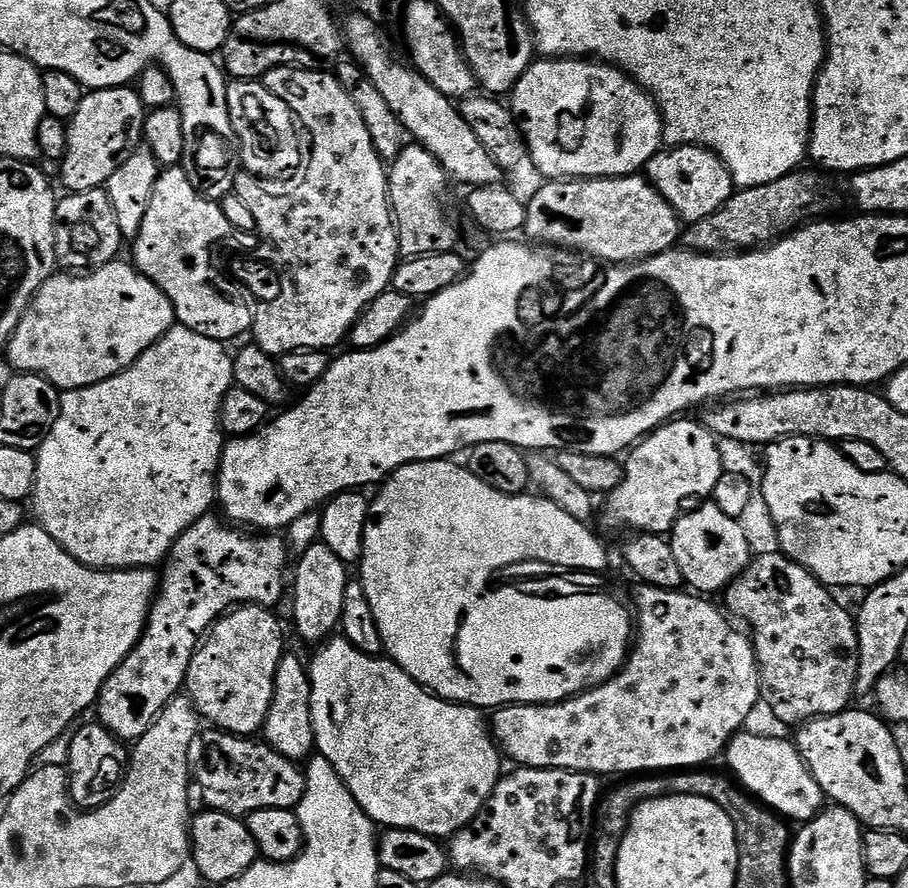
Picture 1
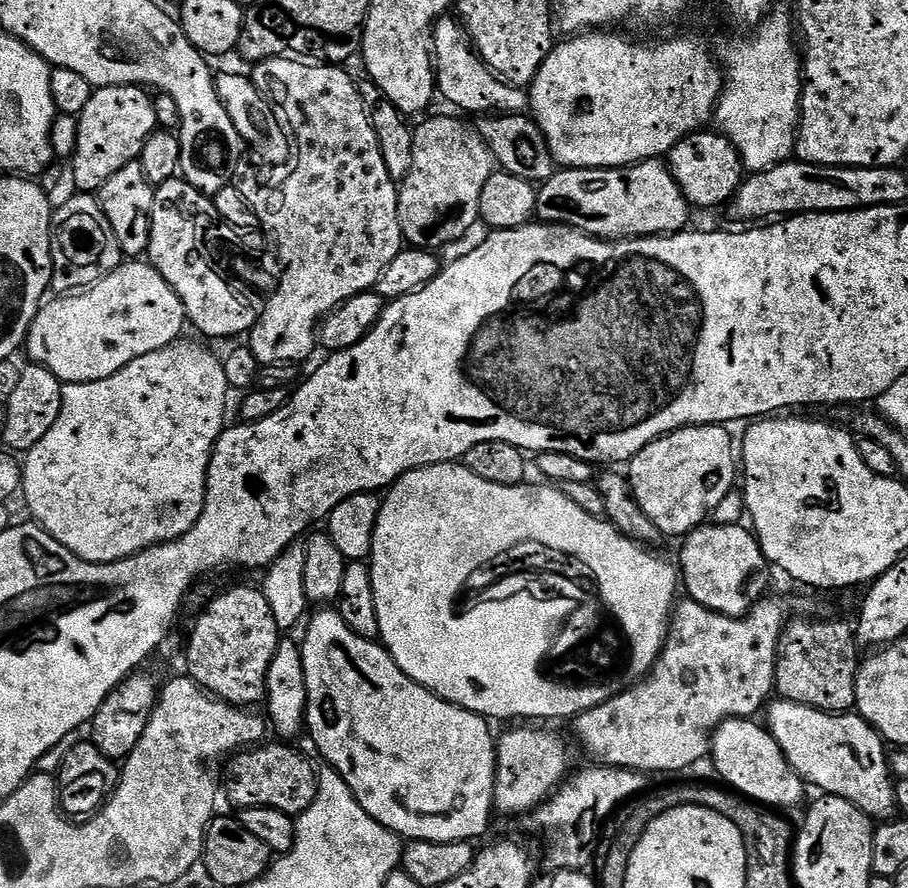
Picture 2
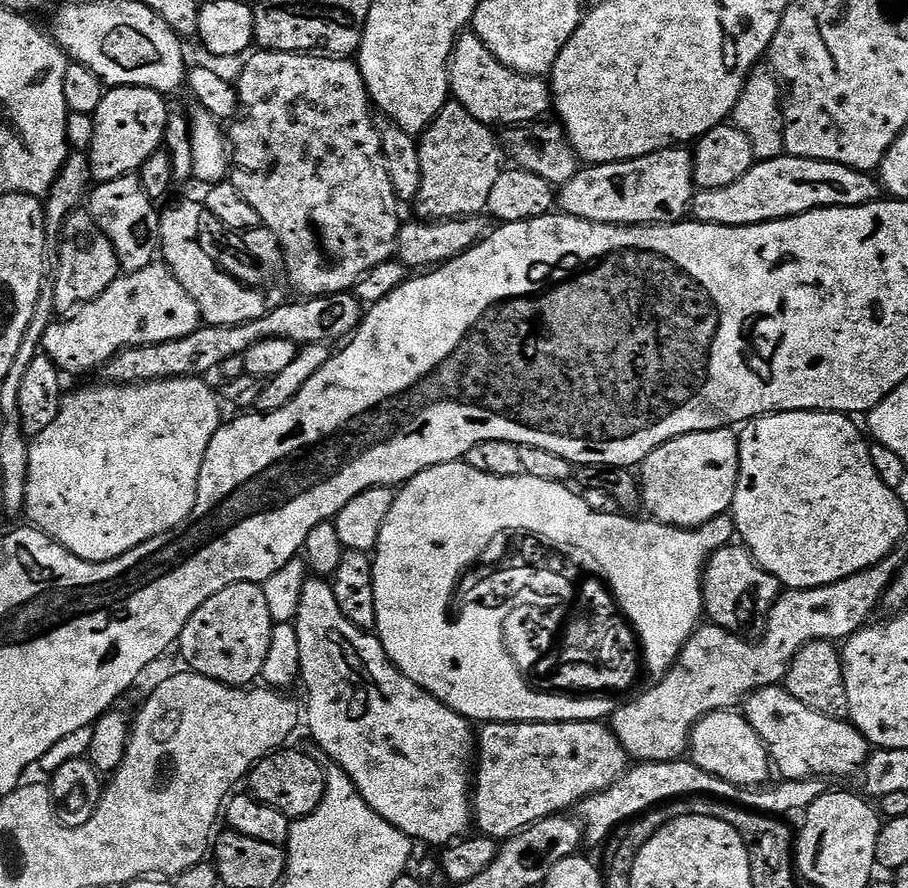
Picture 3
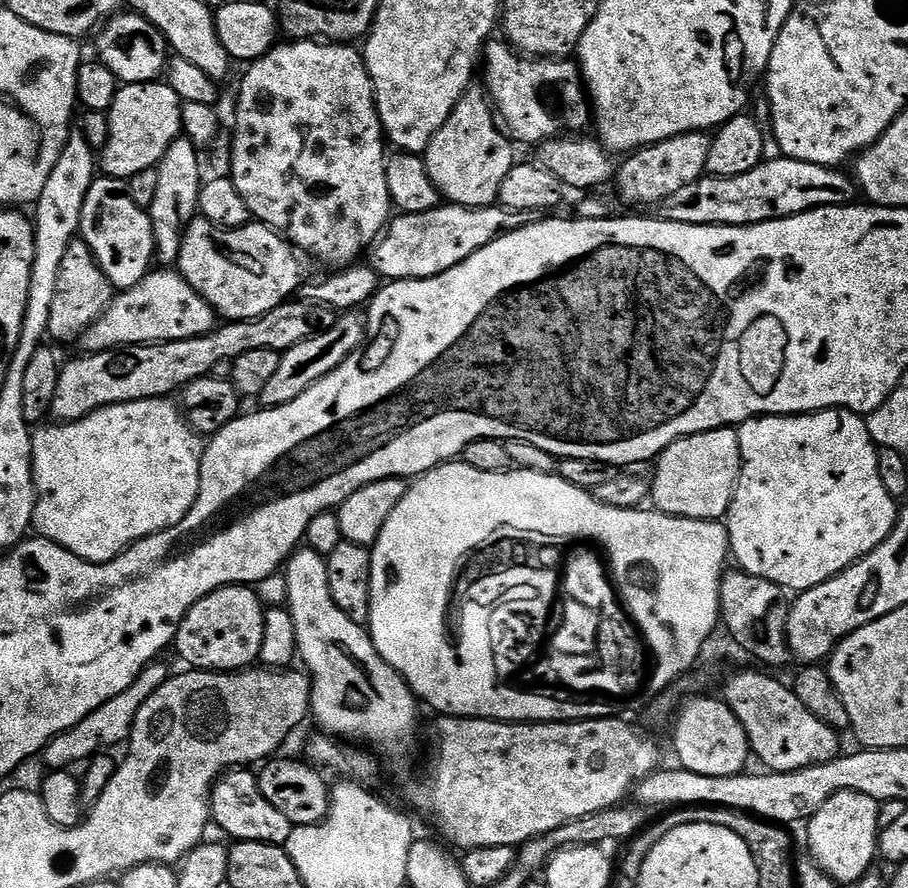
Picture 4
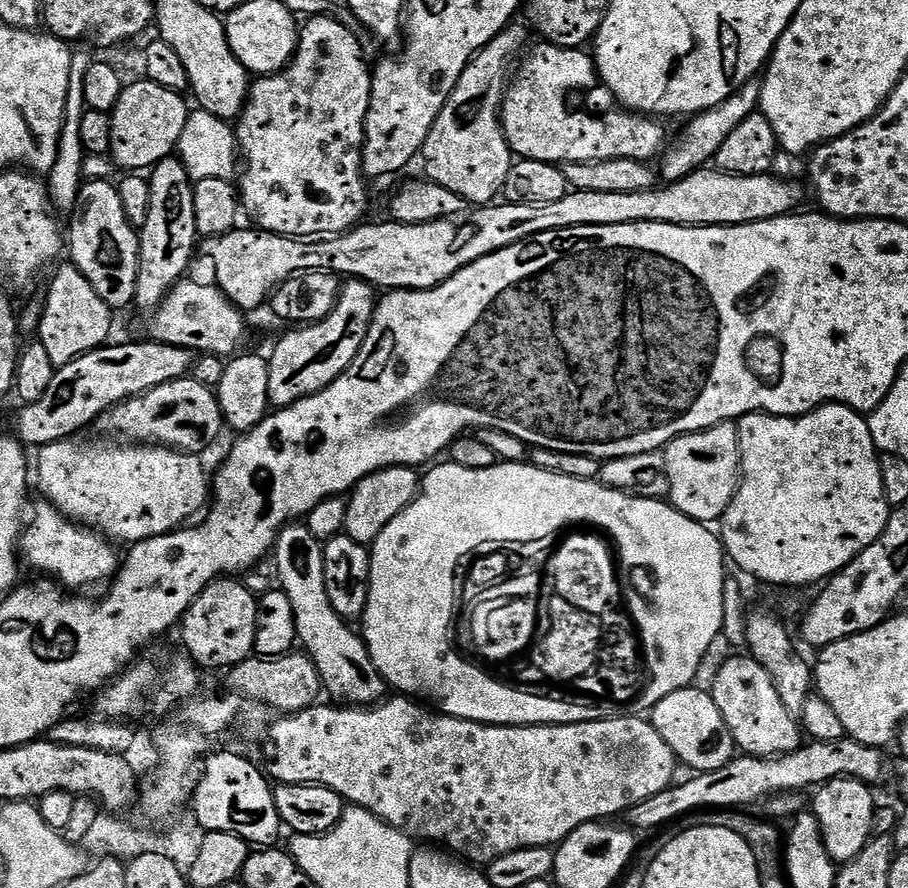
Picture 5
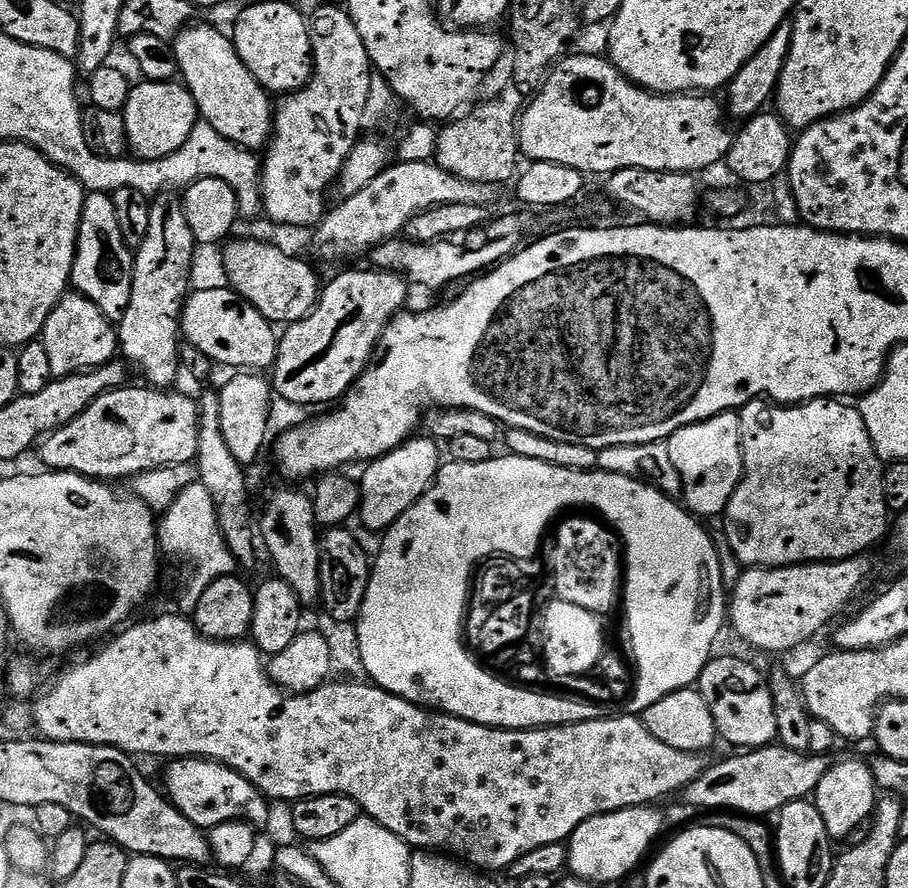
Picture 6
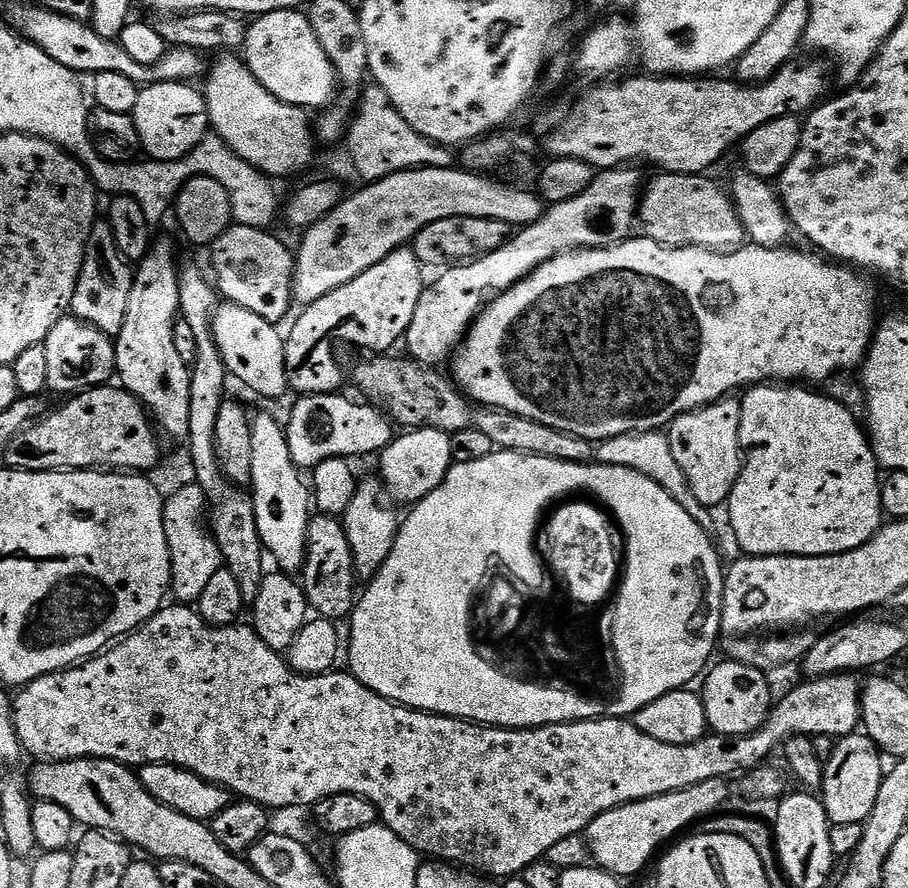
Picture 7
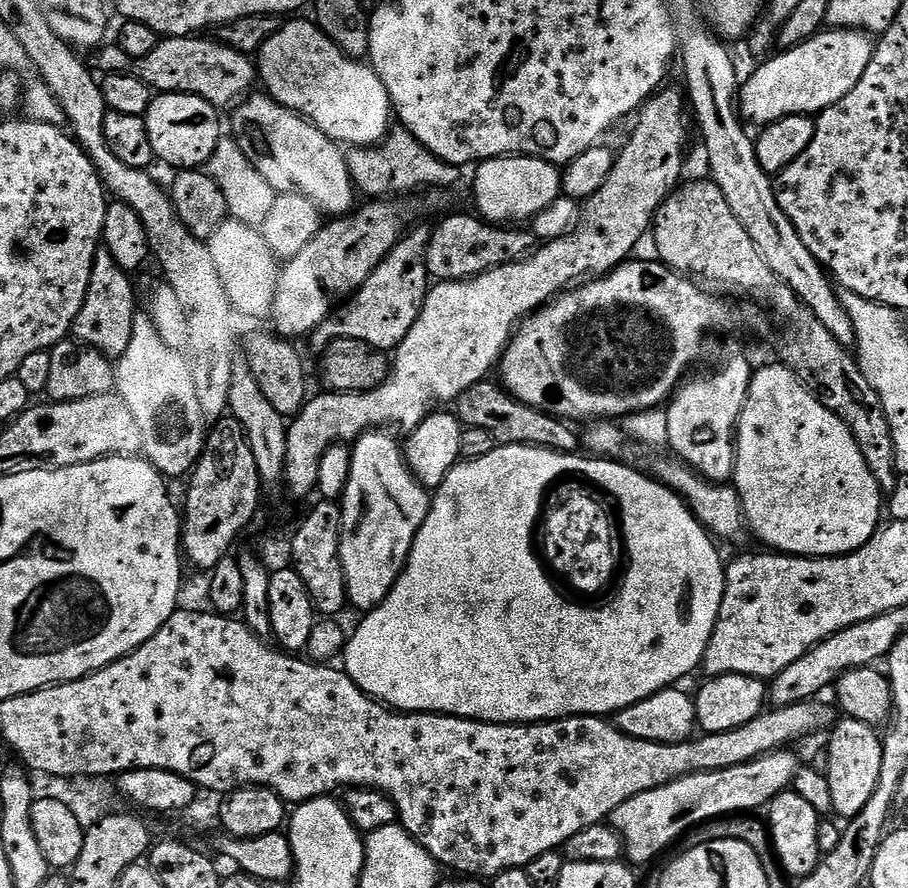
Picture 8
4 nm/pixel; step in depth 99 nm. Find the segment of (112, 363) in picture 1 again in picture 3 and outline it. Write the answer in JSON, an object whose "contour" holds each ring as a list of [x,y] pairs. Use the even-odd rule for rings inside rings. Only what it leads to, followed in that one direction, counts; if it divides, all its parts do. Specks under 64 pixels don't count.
{"contour":[[[154,262],[137,272],[117,276],[111,286],[101,296],[94,298],[92,303],[82,304],[67,318],[51,323],[44,334],[42,352],[55,362],[61,373],[92,372],[95,368],[96,371],[103,369],[108,360],[117,356],[124,348],[144,348],[147,344],[186,338],[186,334],[194,334],[194,330],[201,327],[201,324],[198,306],[194,298],[190,298],[190,294],[182,290],[182,282],[174,278],[167,264]]]}

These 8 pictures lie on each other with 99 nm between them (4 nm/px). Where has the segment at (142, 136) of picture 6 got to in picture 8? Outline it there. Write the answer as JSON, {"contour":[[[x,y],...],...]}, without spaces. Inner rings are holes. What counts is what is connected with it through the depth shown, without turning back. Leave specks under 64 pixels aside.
{"contour":[[[162,92],[152,97],[152,104],[144,116],[146,134],[150,134],[150,146],[154,146],[154,154],[159,163],[169,164],[175,170],[200,170],[207,165],[214,154],[218,142],[222,139],[220,132],[221,113],[211,104],[197,96],[185,92]]]}

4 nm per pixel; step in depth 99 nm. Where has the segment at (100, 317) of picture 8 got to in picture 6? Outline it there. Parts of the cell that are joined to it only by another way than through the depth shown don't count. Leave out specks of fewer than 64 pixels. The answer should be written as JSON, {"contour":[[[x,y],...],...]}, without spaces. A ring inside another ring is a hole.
{"contour":[[[88,192],[82,206],[71,287],[90,302],[94,302],[94,306],[102,310],[107,320],[119,322],[126,314],[126,306],[130,306],[133,270],[134,252],[126,246],[122,238],[111,195],[107,192]]]}

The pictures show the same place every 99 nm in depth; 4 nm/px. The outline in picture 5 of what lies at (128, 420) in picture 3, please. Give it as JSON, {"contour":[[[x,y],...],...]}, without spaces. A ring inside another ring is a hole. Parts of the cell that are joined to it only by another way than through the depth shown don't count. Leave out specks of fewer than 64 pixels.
{"contour":[[[75,439],[59,440],[39,449],[34,460],[35,475],[40,475],[40,492],[47,503],[53,504],[62,515],[85,528],[93,529],[117,545],[140,544],[155,536],[164,536],[187,525],[200,507],[205,507],[210,496],[210,476],[204,473],[199,455],[162,448],[155,444],[131,442],[100,442],[104,444],[76,444]]]}

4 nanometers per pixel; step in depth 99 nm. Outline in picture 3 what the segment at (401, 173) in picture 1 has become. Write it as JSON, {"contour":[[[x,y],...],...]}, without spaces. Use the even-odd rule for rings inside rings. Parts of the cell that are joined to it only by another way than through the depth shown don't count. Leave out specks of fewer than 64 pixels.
{"contour":[[[449,102],[443,110],[438,114],[438,118],[434,123],[431,124],[429,128],[426,129],[419,137],[418,143],[420,146],[420,165],[422,166],[422,184],[416,195],[414,201],[414,207],[416,207],[416,212],[421,221],[431,222],[434,220],[459,220],[461,218],[476,218],[481,215],[487,209],[488,203],[490,202],[490,190],[494,187],[494,182],[498,182],[500,173],[502,171],[502,165],[500,163],[505,163],[506,157],[502,151],[501,141],[498,139],[491,127],[482,122],[478,122],[478,118],[474,118],[474,114],[470,114],[465,108],[460,104],[455,102]]]}

